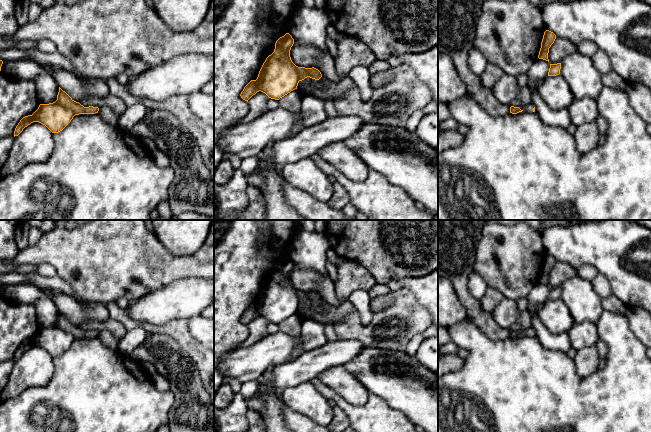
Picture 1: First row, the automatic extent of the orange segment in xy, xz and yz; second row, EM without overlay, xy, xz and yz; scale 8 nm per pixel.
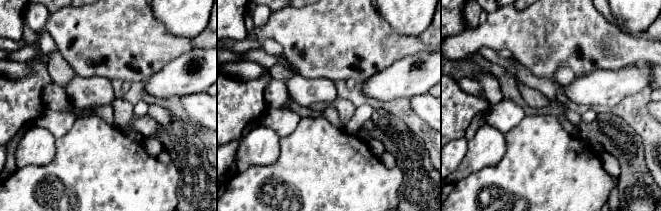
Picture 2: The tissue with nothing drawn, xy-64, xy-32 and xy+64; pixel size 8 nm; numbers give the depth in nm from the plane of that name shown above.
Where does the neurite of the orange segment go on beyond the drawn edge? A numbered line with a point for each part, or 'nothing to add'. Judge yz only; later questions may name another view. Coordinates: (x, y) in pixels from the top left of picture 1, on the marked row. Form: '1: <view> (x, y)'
1: yz (529, 107)

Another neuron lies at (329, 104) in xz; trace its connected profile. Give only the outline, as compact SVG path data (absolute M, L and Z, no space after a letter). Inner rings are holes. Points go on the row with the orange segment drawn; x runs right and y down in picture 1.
M323 99L324 106L328 117L336 117L338 113L334 108L334 102L330 99Z

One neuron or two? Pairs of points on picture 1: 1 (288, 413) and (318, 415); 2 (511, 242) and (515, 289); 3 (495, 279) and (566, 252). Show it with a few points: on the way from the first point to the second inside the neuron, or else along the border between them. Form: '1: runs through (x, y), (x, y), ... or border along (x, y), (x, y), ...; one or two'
1: border along (283, 402), (315, 421); two
2: runs through (511, 254), (514, 277); one
3: border along (541, 234), (546, 253); two

